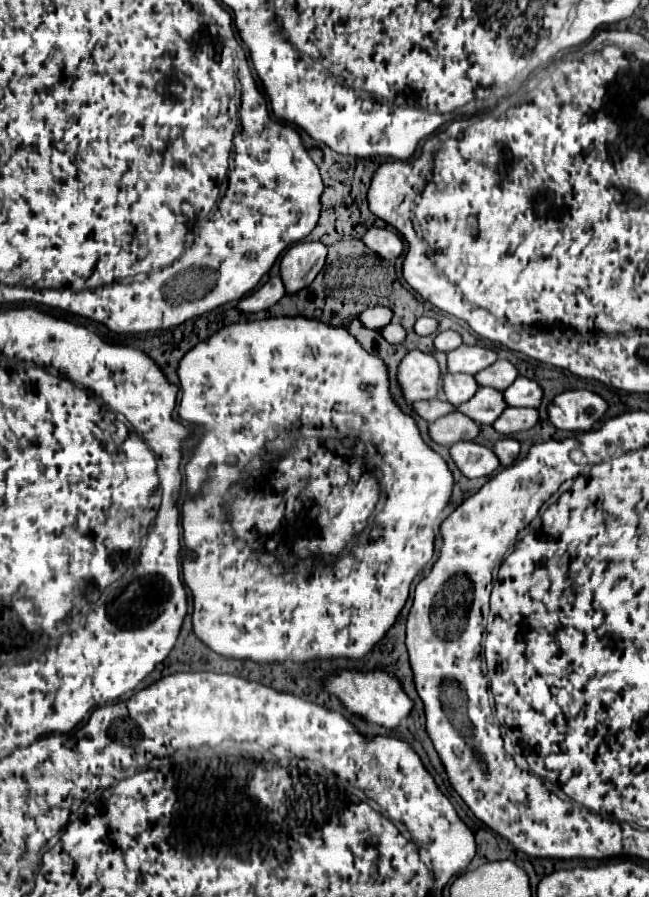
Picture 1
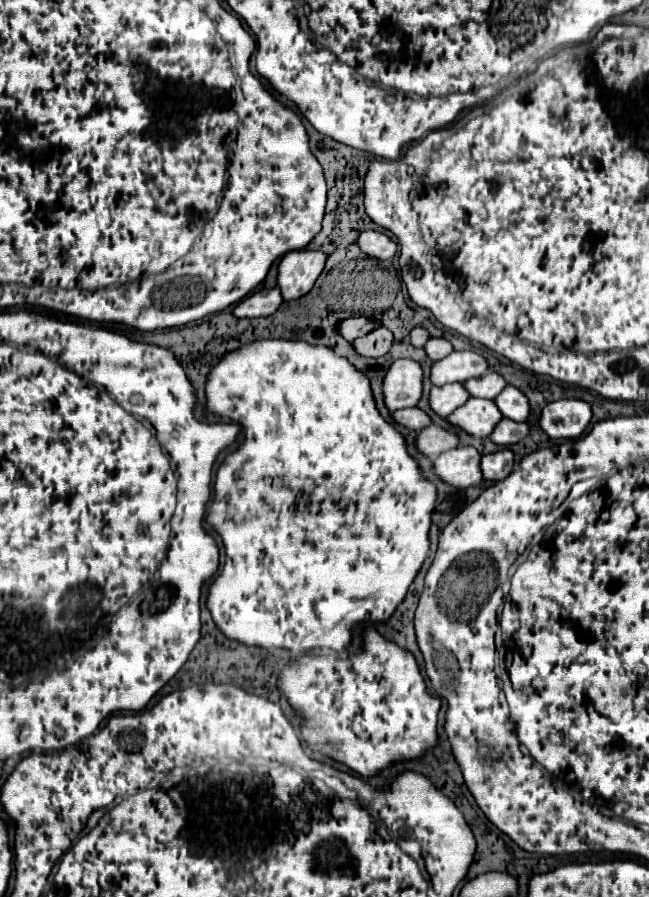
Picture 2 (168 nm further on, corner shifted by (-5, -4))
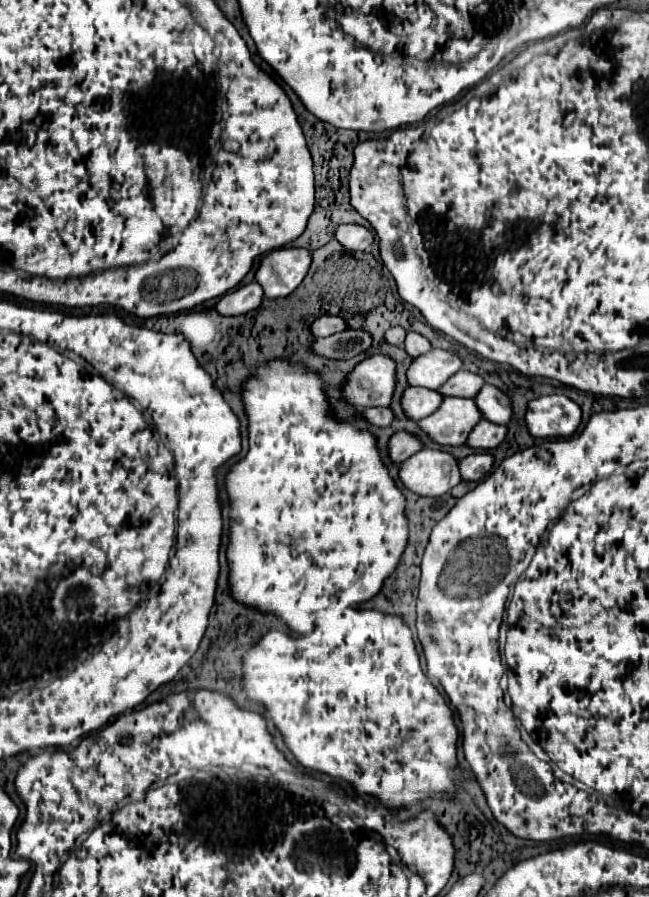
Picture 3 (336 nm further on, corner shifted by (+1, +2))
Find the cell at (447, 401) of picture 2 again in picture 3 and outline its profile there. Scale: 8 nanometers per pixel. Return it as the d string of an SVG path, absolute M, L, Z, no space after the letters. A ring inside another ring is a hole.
M408 387L402 395L402 407L410 419L420 421L430 413L434 413L440 407L442 399L444 397L438 391L426 387Z

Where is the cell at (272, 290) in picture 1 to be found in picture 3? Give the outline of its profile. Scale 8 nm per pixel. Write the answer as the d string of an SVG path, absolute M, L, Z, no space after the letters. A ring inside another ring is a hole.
M250 283L220 297L220 301L216 303L216 311L222 315L244 315L248 311L258 309L262 299L264 299L262 287L258 283Z

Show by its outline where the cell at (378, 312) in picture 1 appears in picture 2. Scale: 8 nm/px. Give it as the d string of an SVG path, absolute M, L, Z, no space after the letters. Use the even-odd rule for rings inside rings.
M350 317L350 319L340 321L340 327L336 327L336 329L340 331L340 335L342 335L346 341L352 341L352 339L356 339L356 337L368 335L368 333L374 331L376 327L380 327L380 323L374 321L374 319L368 319L368 317Z

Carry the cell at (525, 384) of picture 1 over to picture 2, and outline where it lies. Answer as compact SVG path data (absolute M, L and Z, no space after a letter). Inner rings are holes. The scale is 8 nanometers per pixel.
M512 385L504 387L504 391L500 391L500 395L494 399L494 403L506 419L512 419L512 421L526 421L528 419L528 413L530 413L528 399L522 391L518 391Z

